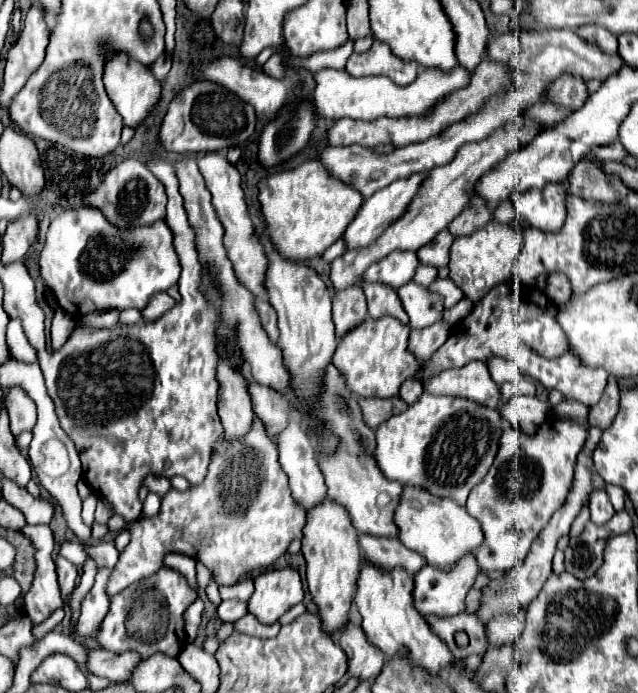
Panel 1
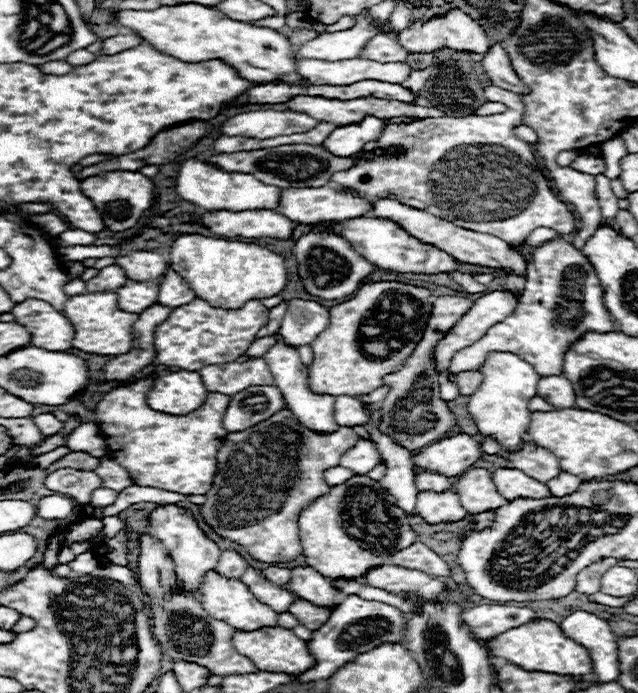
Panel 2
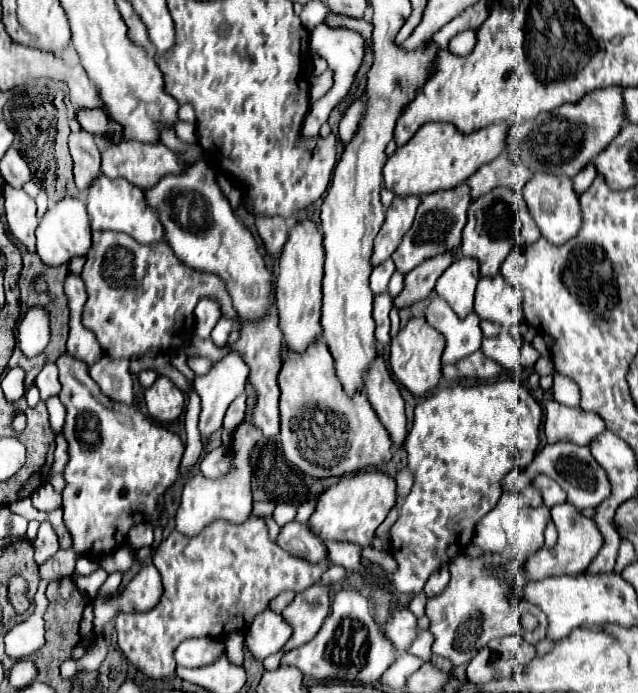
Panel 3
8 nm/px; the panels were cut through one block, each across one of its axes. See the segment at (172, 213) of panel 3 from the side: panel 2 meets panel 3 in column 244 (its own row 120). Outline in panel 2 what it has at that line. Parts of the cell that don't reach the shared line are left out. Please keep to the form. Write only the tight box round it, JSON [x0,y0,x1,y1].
[220,110,320,138]

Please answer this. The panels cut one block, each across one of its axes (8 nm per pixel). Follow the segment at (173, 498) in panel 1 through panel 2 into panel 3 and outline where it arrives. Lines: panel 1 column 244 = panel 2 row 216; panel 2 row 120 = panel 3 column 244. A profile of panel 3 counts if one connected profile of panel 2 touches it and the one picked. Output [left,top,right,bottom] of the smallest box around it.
[176,384,262,536]

